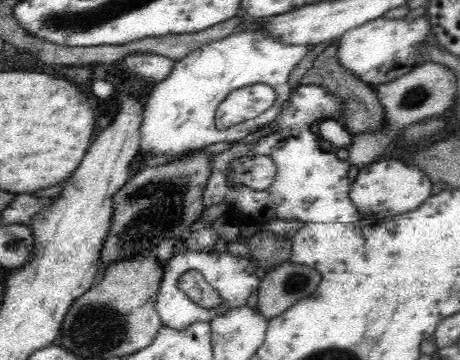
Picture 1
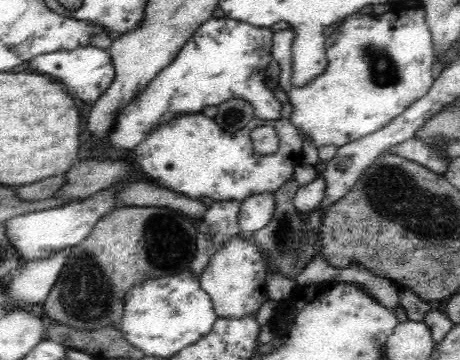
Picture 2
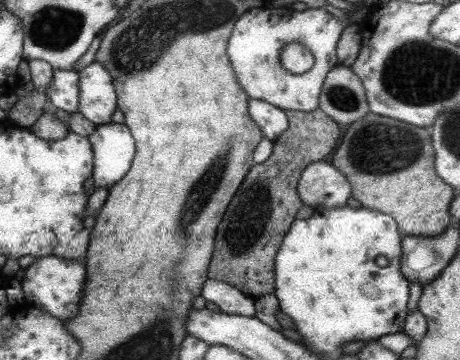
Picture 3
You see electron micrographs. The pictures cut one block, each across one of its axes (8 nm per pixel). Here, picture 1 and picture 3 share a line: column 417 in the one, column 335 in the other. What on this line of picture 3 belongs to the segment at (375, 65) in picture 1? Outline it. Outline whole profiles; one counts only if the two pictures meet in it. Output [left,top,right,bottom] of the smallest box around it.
[227,6,343,112]

